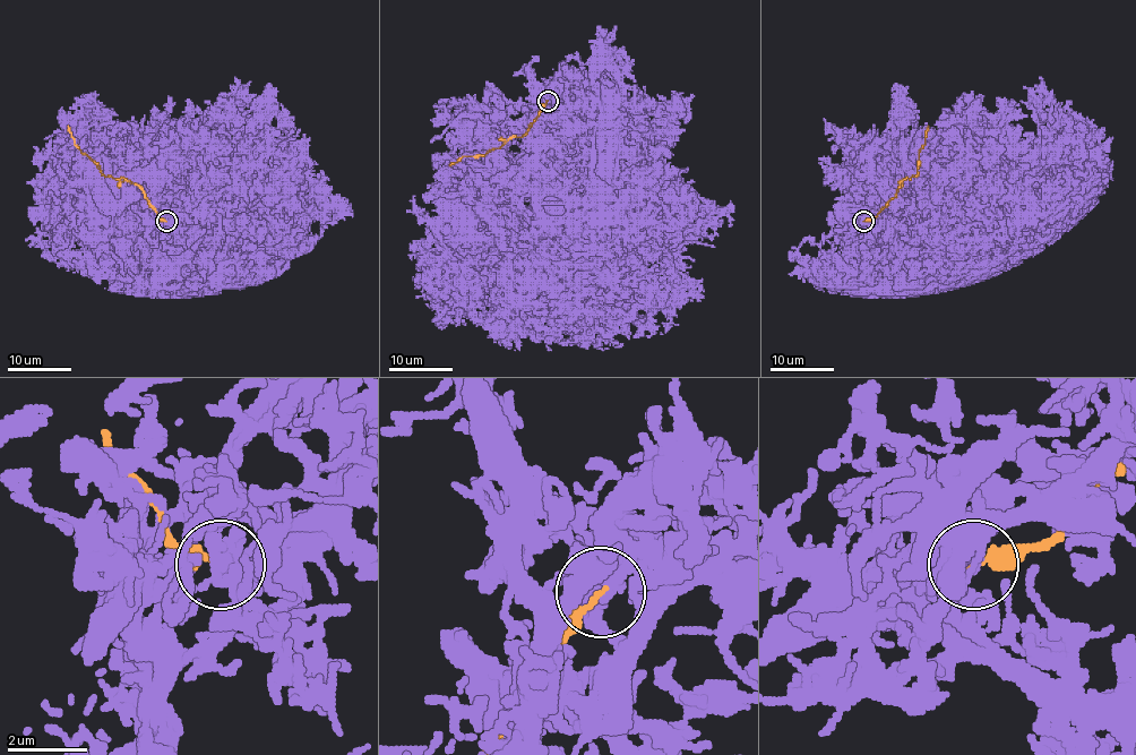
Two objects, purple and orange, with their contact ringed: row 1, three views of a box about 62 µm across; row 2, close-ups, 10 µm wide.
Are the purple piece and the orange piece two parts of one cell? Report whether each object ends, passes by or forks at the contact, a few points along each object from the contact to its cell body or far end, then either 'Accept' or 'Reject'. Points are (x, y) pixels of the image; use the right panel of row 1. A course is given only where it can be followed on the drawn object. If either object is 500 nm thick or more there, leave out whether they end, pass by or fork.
At the ring purple forks. At the ring orange ends. Course of purple: (862, 221), (866, 226), (875, 226), (903, 246), (961, 249), (964, 258). Course of orange: (863, 221), (875, 219), (901, 181), (917, 173), (919, 152), (924, 144), (928, 126). Reject

